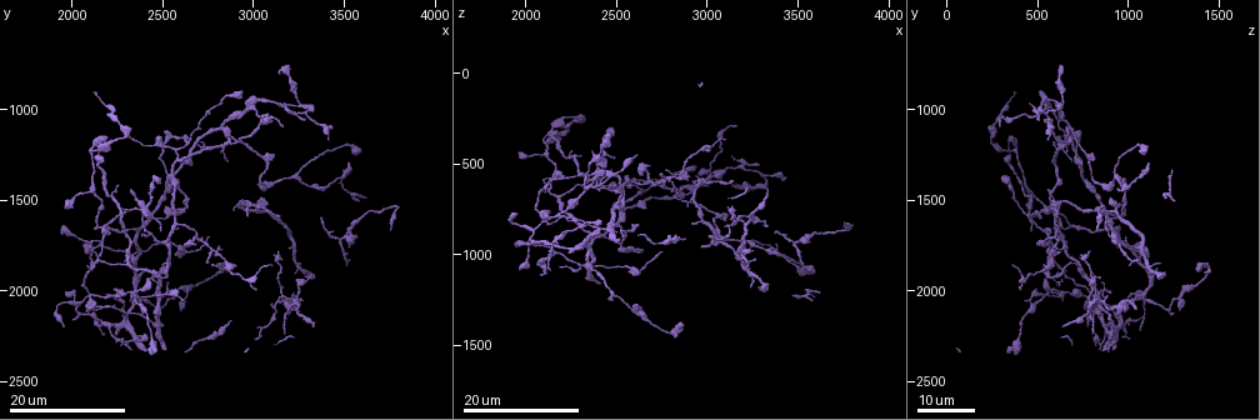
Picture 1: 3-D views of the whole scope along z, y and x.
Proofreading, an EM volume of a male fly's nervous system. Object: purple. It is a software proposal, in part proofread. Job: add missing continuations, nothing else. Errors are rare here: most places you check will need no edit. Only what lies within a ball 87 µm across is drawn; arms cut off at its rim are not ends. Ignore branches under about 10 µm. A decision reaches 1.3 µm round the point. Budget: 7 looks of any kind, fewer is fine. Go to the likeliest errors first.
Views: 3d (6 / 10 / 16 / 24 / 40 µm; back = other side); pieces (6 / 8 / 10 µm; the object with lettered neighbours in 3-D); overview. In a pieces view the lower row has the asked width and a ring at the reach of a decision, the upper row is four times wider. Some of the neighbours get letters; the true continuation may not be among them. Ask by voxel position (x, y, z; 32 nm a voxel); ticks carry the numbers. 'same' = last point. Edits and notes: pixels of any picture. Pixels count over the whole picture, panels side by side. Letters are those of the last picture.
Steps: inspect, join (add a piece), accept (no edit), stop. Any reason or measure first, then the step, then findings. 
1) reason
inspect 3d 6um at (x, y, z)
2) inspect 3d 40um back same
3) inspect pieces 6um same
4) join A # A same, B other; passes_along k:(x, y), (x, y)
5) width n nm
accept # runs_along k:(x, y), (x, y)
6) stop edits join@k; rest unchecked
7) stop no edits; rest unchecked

an open end
inspect 3d 24um at (3140, 1580, 580)

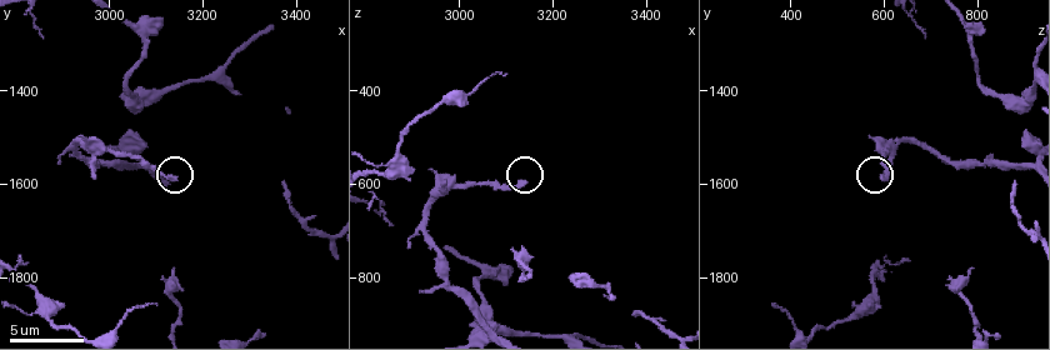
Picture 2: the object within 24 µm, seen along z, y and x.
inspect pieces 6um at (3135, 1585, 600)

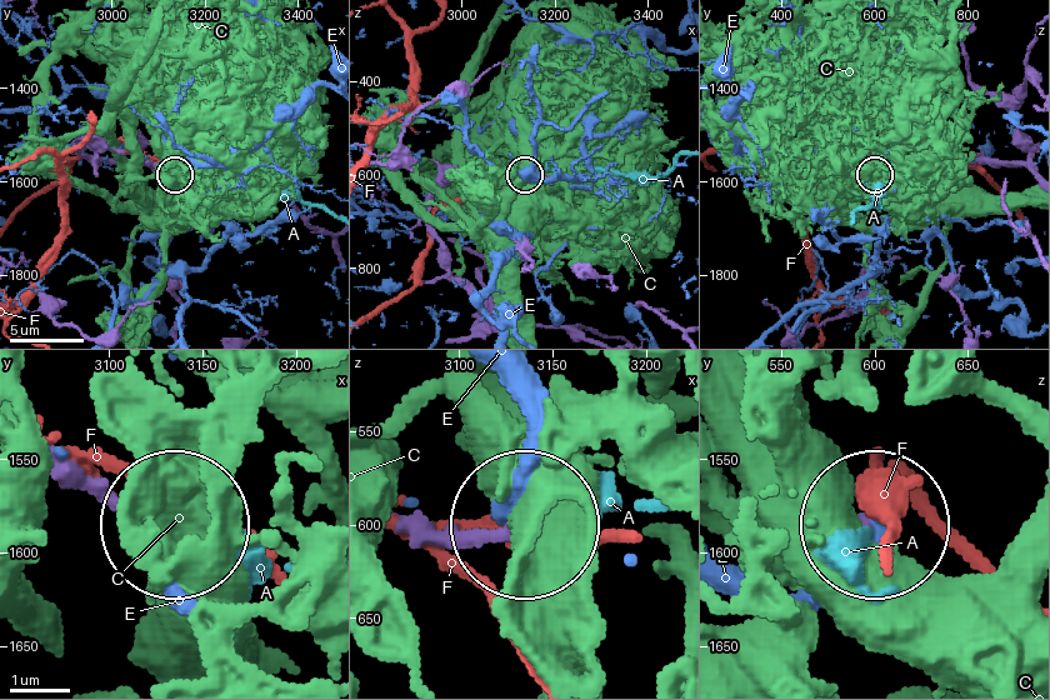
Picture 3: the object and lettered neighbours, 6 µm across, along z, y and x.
join A # A same, C other, E other, F other; it goes on there

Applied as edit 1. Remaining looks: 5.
inspect 3d 16um at (3320, 1920, 860)

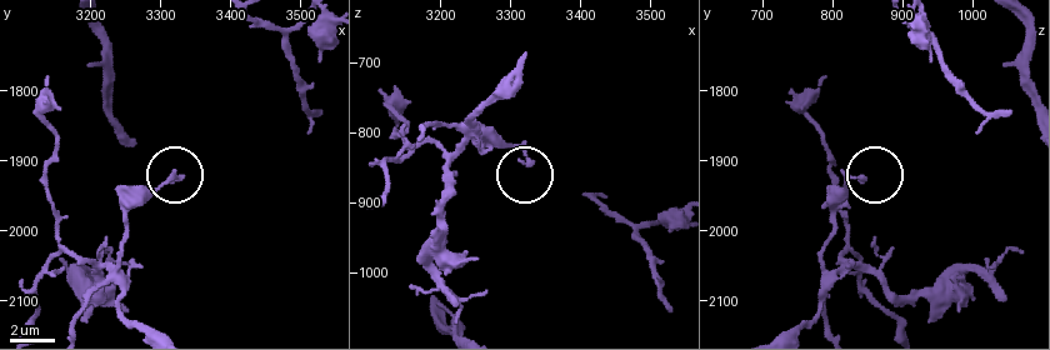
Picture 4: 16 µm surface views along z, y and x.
see the neighbours
inspect pieces 6um at (3325, 1930, 840)

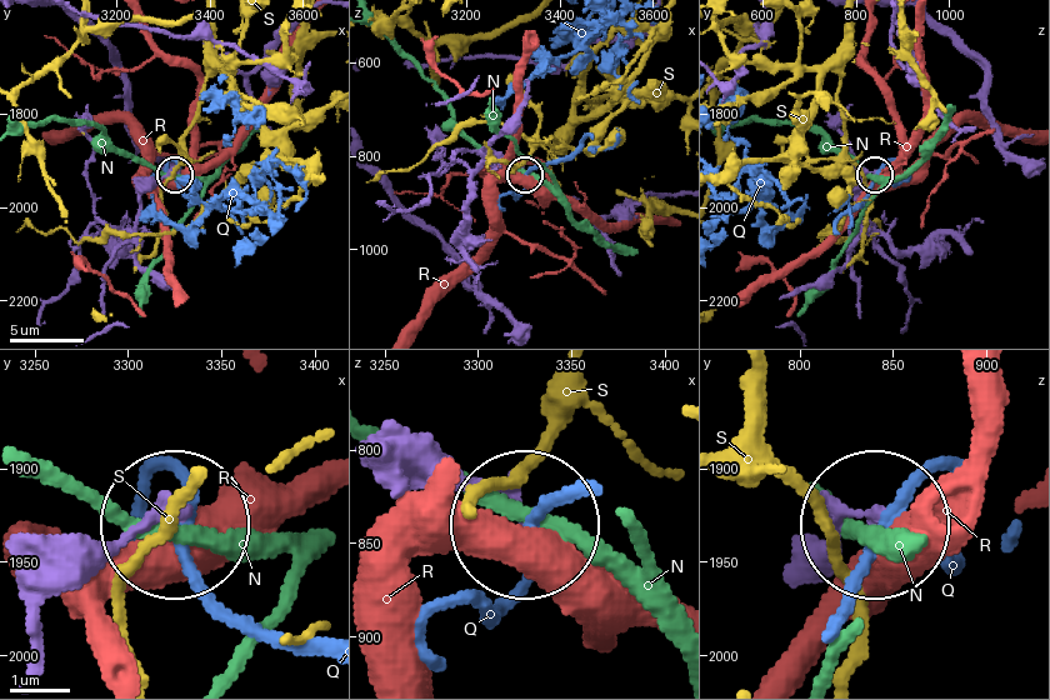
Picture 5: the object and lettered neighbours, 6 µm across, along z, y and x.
accept # N other, Q other, R other, S other; none of them fits

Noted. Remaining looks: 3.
free end
inspect pieces 6um at (2970, 1580, 600)

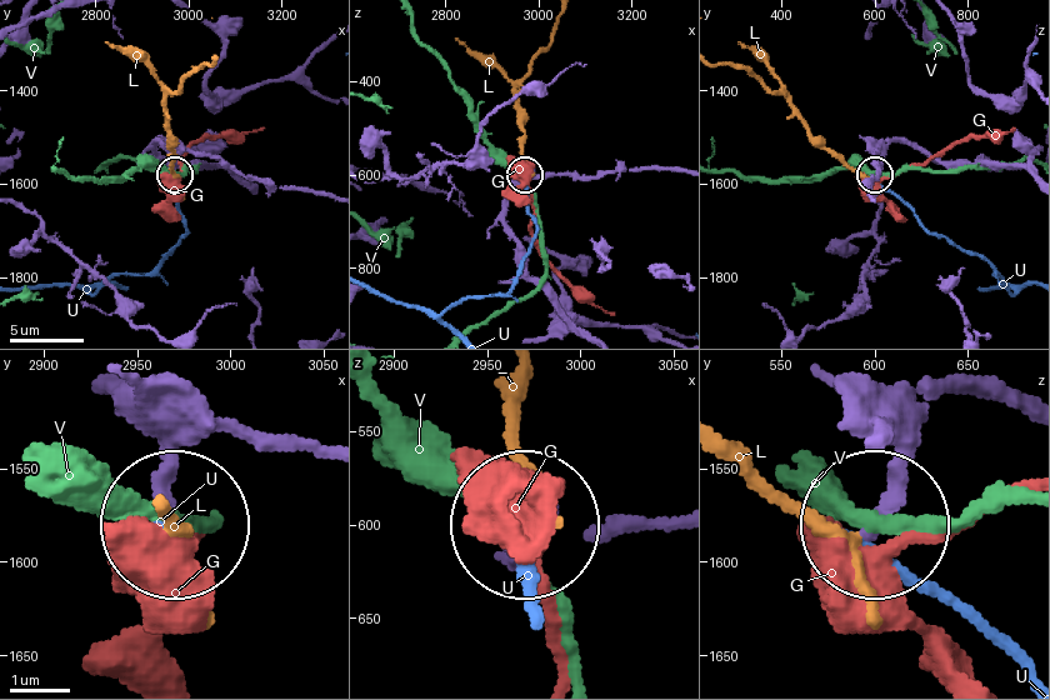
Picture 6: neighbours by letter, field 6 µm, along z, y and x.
join L # G other, L same, U other, V other; passes_along 6:(109, 394), (159, 454), (164, 543), (164, 519); the neuron continues

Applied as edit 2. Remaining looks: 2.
stop edits join@3, join@6; rest unchecked

